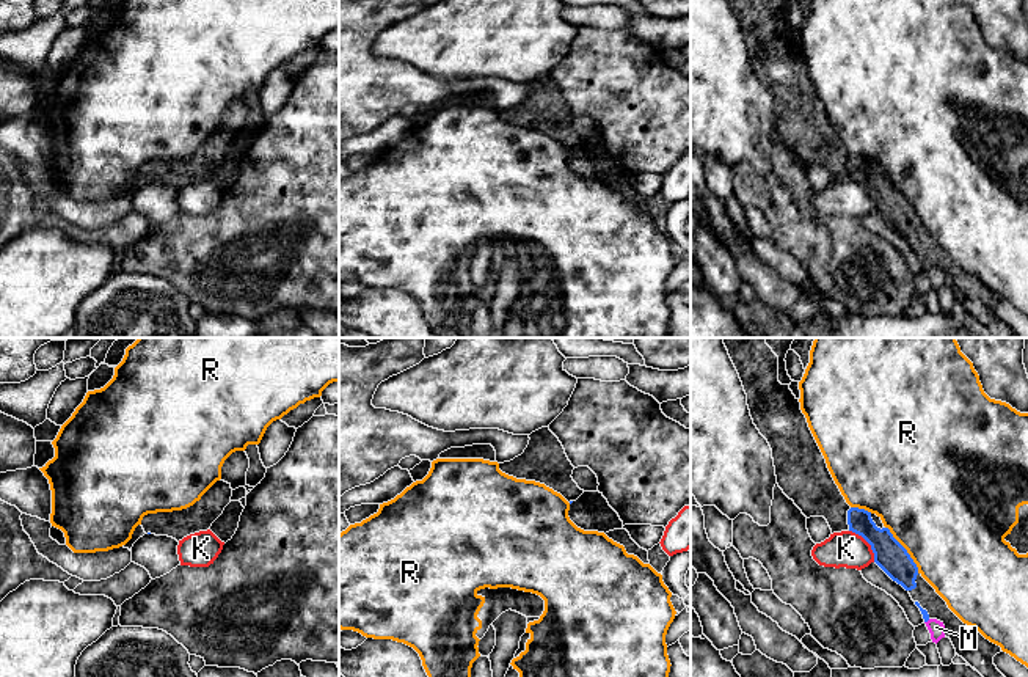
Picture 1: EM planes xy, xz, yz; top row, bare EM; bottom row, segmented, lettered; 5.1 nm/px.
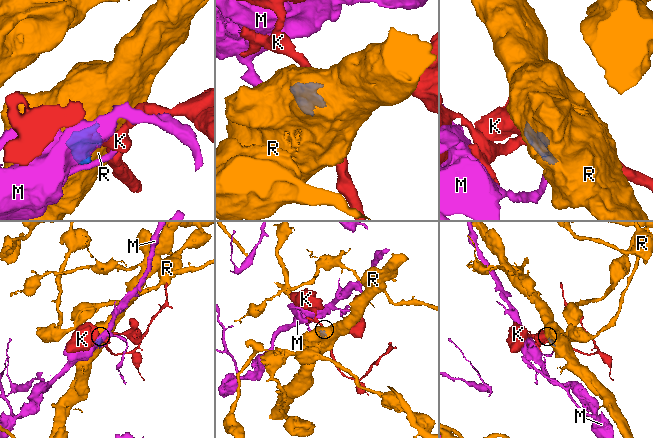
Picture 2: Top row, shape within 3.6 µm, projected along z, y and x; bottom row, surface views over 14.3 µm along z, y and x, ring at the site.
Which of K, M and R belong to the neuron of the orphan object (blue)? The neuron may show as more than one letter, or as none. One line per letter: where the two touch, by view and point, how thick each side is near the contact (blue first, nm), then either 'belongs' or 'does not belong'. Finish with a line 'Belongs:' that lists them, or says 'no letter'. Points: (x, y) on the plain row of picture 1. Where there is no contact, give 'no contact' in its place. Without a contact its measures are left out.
K: yz (868, 190) | 160/190 nm | does not belong
M: yz (926, 269) | 30/80 nm | does not belong
R: yz (906, 198) | 160/500 nm | does not belong
Belongs: no letter

